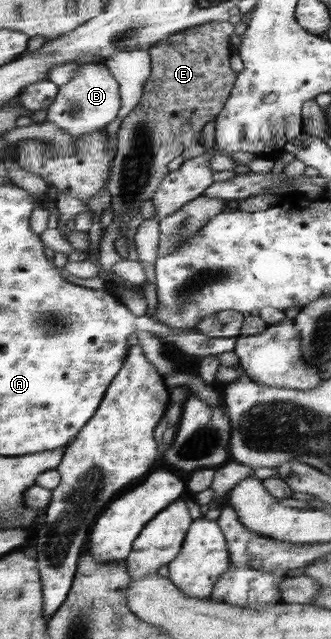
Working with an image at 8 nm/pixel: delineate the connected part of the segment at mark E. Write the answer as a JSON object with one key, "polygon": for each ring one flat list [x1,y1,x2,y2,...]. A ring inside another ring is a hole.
{"polygon":[[209,22,202,26,195,26,189,30,183,30,159,41,148,51,152,56,153,73,145,84,141,103,135,107,132,114,124,118,118,134,117,157,113,159,111,169,111,181,107,183,107,189,111,193,112,222,119,223,120,238,115,241,115,249,124,259,129,258,127,247,127,227,131,218,141,216,140,206,143,200,151,201,155,192,169,175,169,162,179,158,183,150,190,148,195,143,201,144,203,140,203,128,215,120,221,110,225,108,238,82,238,72,232,67,233,47,231,36,235,32,235,26,231,22]]}

